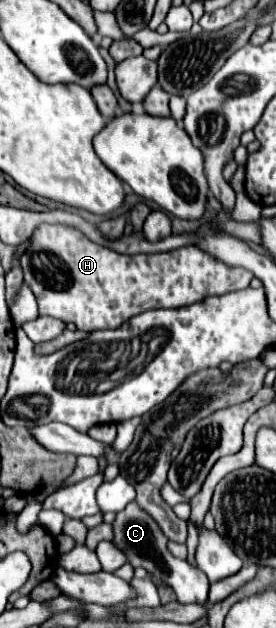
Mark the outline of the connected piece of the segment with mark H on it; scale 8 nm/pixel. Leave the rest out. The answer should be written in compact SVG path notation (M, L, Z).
M40 224L20 256L24 282L32 288L40 316L52 316L92 332L118 328L128 318L154 308L180 308L208 296L242 290L250 284L252 272L232 268L198 246L186 246L162 254L118 254L94 244L80 230L62 224Z

